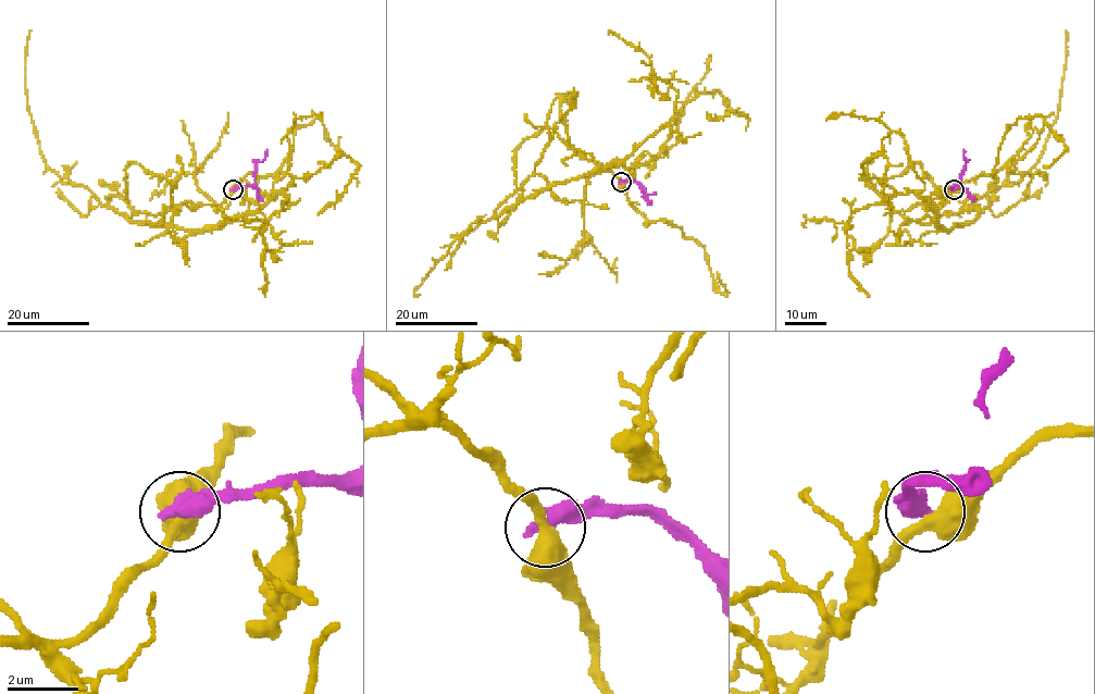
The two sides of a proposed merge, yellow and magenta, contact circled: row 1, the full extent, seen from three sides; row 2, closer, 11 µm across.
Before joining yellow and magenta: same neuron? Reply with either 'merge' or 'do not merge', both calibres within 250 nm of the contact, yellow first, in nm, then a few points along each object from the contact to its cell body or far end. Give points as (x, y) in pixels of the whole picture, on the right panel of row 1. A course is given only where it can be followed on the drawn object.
do not merge | 460/480 nm | yellow via (954, 189), (937, 214), (944, 230), (970, 222), (1003, 185), (1015, 184), (1040, 158), (1057, 115), (1067, 29) | magenta via (954, 189), (952, 186), (960, 184), (965, 162), (962, 150)

